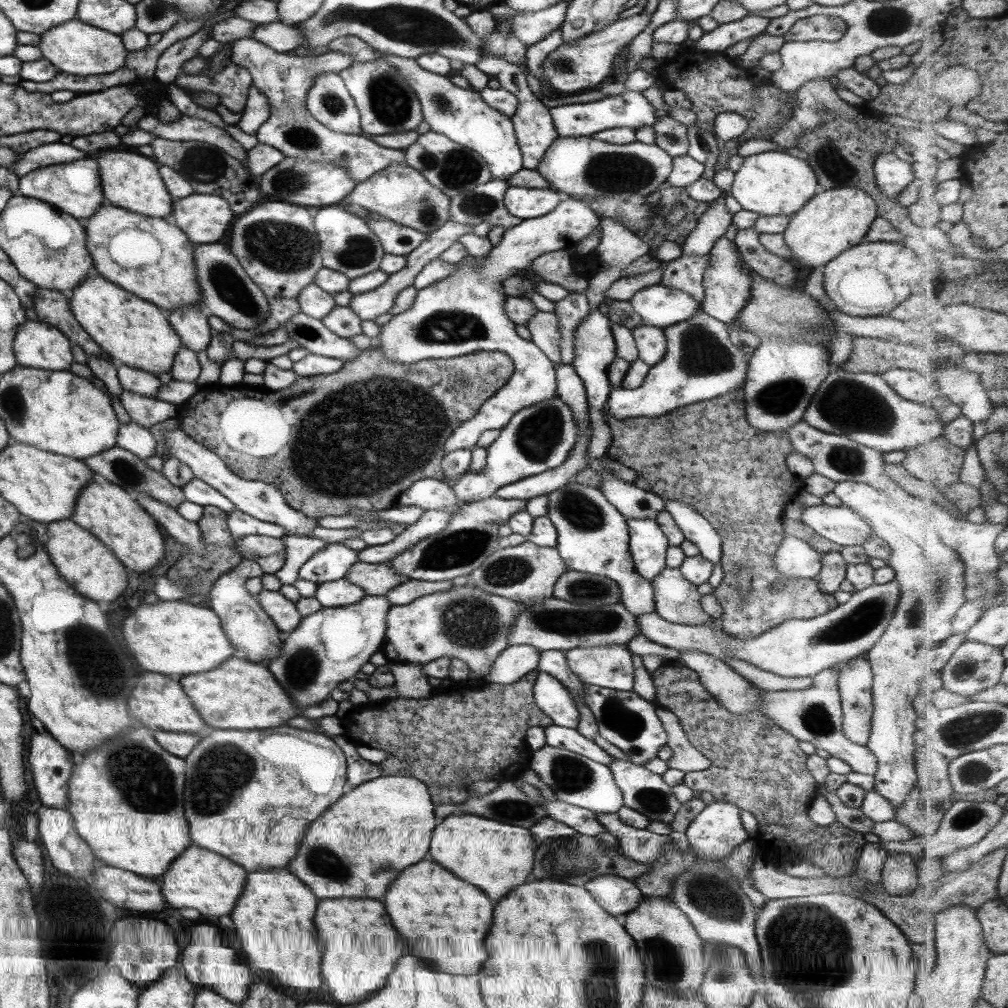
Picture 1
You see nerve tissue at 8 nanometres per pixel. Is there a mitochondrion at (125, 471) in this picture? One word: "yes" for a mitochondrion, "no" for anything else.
yes

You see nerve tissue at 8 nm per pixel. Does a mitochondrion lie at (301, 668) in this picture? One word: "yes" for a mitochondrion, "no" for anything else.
yes

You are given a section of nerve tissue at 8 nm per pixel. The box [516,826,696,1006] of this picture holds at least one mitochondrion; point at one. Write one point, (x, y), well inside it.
(662, 960)

